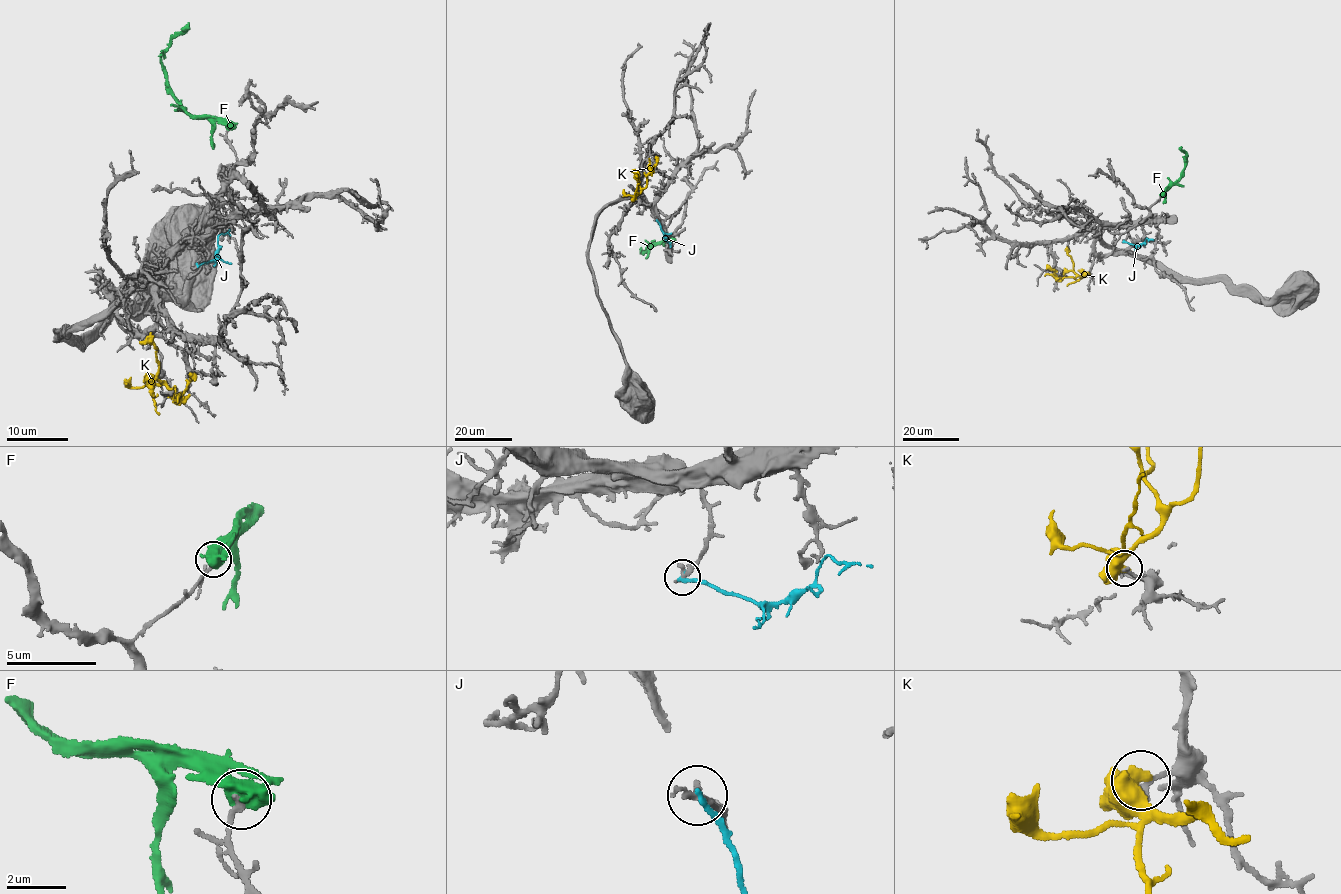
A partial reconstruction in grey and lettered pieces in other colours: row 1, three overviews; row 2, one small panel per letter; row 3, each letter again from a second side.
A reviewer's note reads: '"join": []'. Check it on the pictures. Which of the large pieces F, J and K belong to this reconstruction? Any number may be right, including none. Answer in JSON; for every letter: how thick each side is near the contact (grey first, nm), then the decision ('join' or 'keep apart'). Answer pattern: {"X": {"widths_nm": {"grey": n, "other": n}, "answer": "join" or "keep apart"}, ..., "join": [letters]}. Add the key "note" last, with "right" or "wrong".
{"F": {"widths_nm": {"grey": 180, "other": 600}, "answer": "keep apart"}, "J": {"widths_nm": {"grey": 280, "other": 200}, "answer": "keep apart"}, "K": {"widths_nm": {"grey": 170, "other": 750}, "answer": "keep apart"}, "join": [], "note": "right"}

